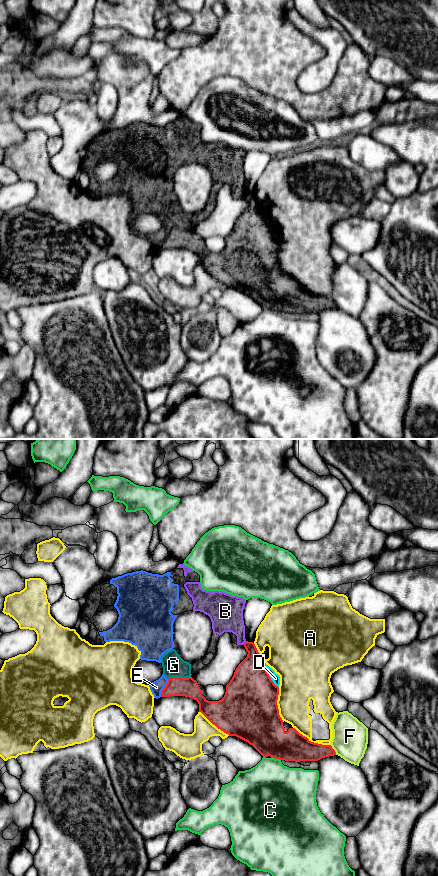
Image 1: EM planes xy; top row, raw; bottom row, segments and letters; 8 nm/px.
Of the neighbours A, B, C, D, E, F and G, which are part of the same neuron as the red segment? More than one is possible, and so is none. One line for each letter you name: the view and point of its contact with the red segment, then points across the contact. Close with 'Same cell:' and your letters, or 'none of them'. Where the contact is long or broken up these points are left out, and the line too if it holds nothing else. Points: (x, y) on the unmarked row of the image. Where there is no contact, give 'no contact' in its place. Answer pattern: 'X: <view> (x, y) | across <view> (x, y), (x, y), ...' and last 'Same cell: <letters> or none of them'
Same cell: none of them

